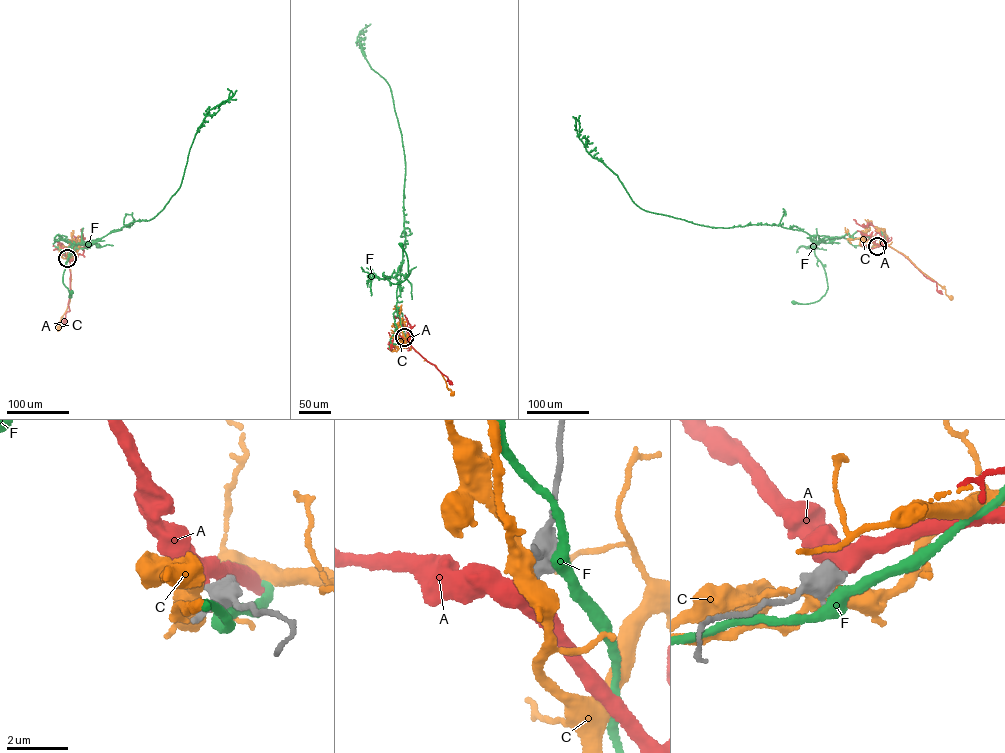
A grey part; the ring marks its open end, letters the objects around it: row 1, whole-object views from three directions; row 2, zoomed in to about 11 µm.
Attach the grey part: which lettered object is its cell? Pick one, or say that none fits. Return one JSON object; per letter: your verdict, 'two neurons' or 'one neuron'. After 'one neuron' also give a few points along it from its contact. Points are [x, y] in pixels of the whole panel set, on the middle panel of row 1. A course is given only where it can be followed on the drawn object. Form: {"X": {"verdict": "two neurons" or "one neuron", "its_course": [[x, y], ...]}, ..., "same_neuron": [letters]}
{"A": {"verdict": "one neuron", "its_course": [[404, 337], [450, 383]]}, "C": {"verdict": "two neurons"}, "F": {"verdict": "two neurons"}, "same_neuron": ["A"]}

